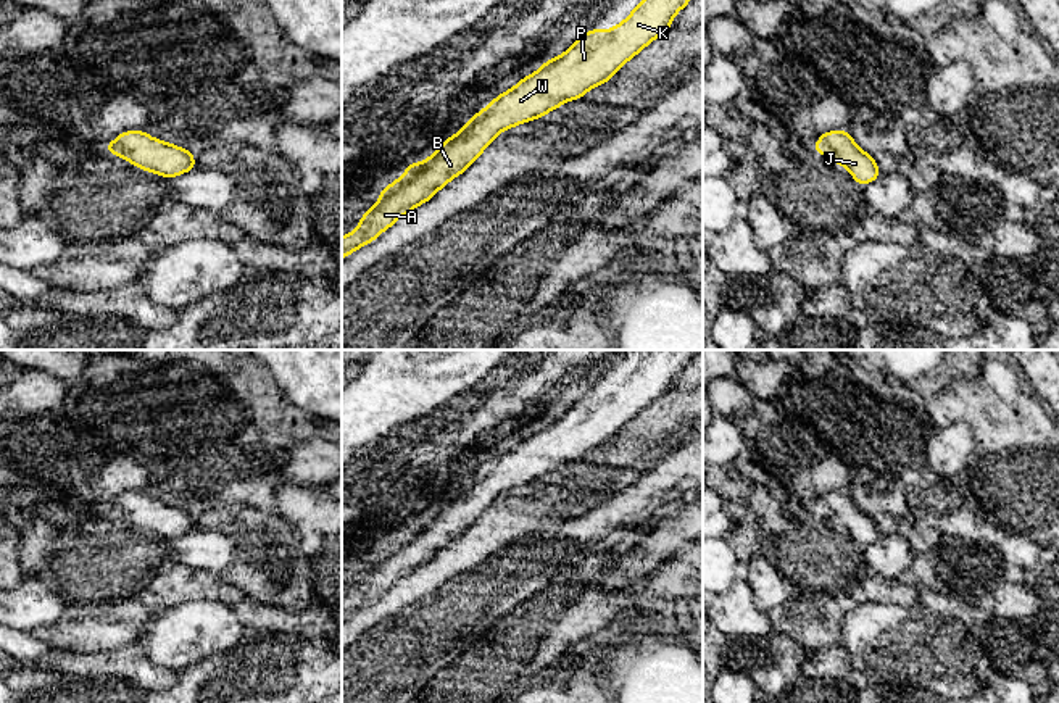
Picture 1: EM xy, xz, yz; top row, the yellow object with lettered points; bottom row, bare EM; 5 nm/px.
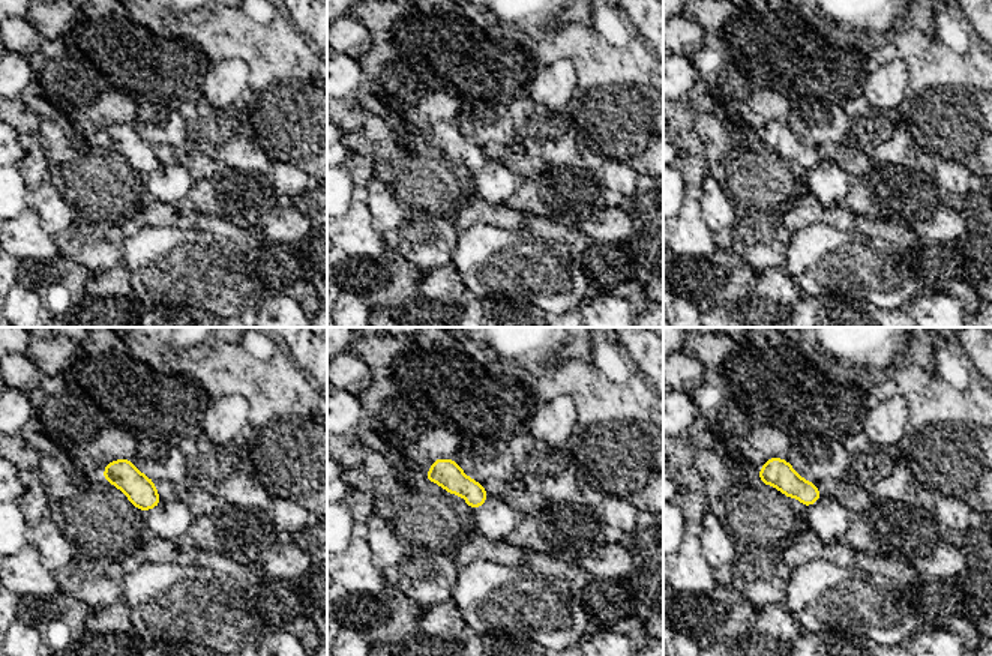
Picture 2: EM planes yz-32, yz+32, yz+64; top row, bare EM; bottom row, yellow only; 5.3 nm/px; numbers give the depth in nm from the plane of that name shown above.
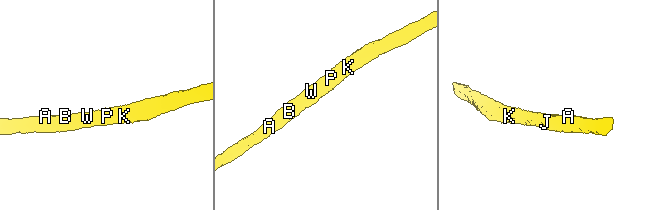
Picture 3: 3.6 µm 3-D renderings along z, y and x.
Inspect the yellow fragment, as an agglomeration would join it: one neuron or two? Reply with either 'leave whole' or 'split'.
leave whole

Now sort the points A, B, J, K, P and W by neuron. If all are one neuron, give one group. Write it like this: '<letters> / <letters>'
A B J K P W

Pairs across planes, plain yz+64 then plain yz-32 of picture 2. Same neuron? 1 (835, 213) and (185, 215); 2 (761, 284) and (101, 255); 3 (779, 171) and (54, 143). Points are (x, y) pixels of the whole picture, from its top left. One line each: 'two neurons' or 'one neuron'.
1: one neuron
2: two neurons
3: one neuron

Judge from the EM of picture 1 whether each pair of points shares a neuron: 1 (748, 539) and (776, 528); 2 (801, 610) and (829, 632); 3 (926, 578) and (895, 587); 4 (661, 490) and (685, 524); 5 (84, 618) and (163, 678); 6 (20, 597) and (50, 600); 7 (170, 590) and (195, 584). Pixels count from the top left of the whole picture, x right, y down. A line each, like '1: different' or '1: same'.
1: different
2: same
3: different
4: different
5: different
6: same
7: same

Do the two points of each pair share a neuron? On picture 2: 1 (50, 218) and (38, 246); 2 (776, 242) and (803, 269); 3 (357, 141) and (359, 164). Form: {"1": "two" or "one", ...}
{"1": "two", "2": "two", "3": "one"}

